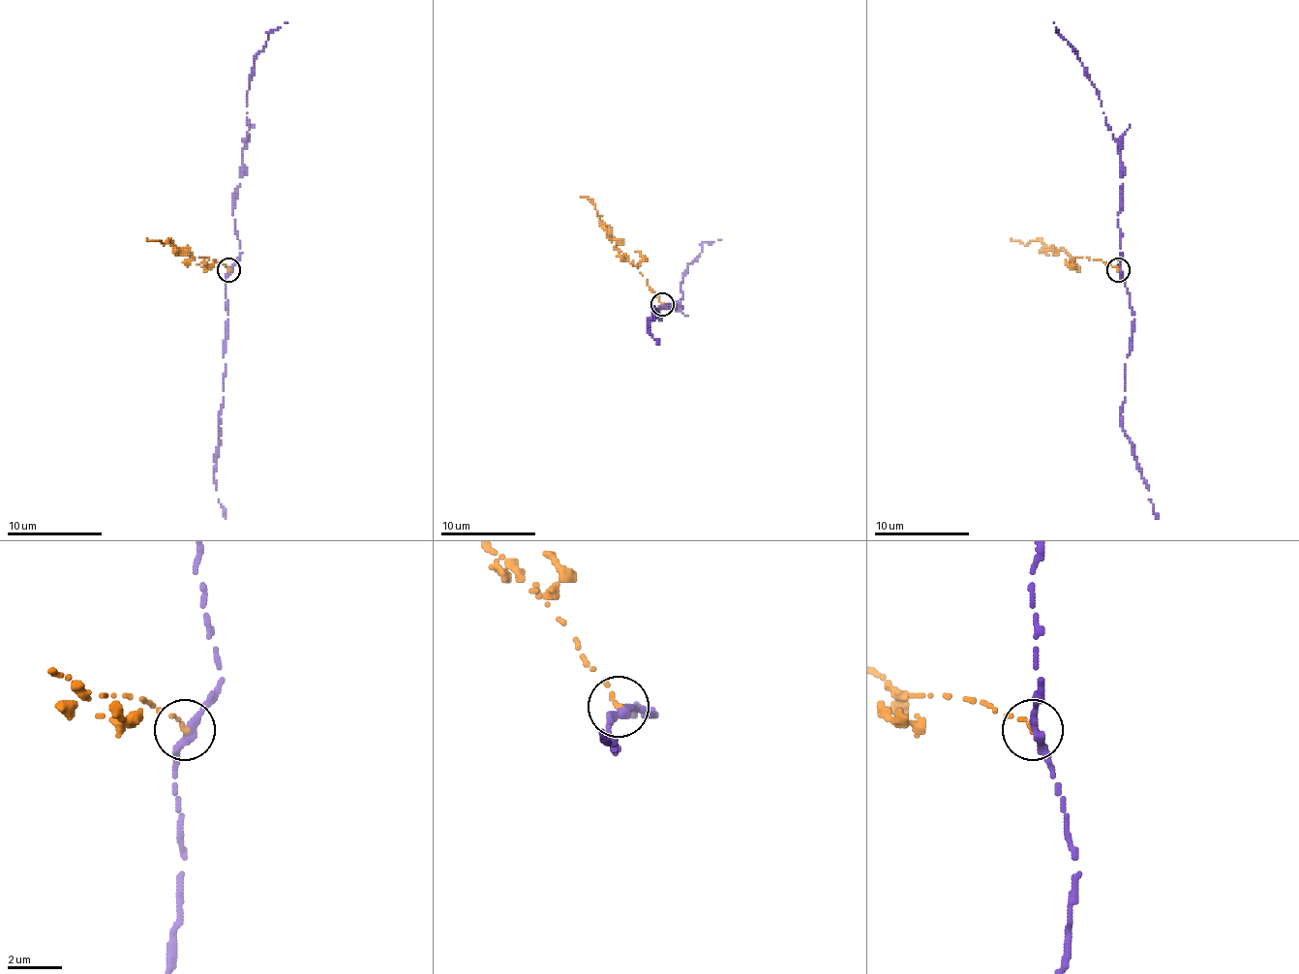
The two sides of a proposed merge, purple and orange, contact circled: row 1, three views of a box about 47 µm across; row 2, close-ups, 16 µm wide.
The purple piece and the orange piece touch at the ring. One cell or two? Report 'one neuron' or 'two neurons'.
two neurons

